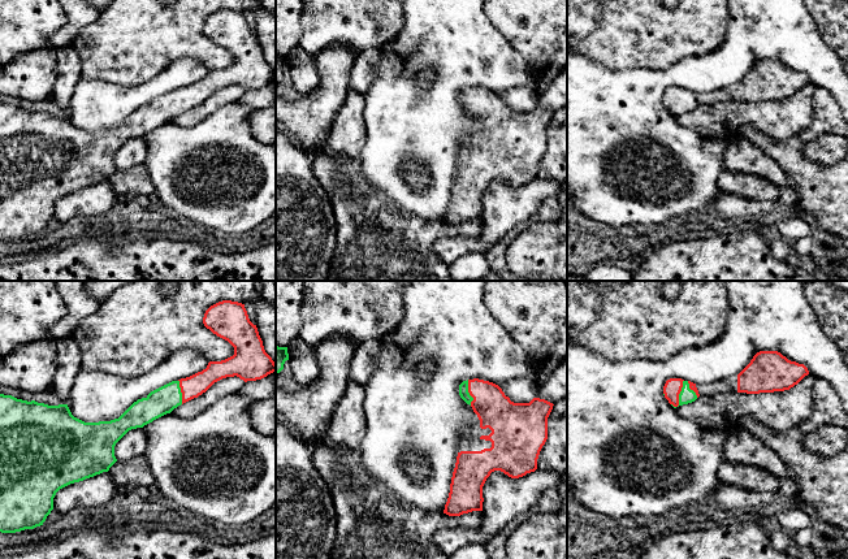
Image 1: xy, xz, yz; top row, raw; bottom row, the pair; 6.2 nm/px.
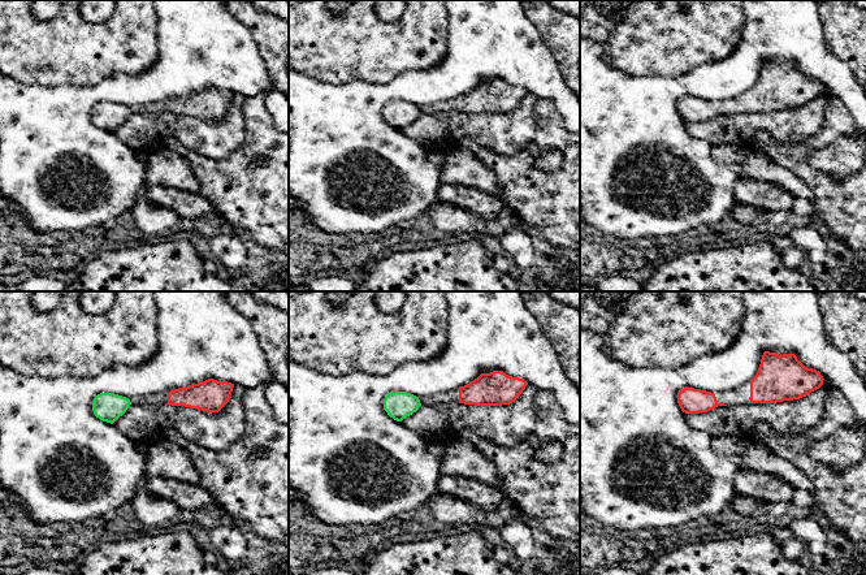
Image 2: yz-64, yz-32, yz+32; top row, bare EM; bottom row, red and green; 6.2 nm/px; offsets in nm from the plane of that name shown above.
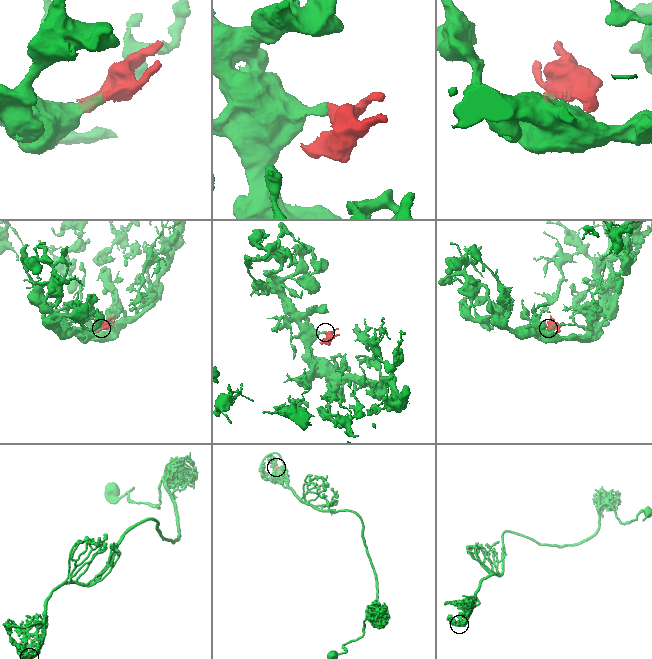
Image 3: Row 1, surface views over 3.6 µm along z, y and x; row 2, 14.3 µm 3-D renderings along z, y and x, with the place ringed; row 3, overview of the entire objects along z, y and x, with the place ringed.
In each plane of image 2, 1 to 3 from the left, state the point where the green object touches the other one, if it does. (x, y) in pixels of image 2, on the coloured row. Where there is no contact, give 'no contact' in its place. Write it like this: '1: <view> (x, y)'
1: no contact
2: no contact
3: no contact

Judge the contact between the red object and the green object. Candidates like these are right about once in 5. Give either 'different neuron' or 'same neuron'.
same neuron

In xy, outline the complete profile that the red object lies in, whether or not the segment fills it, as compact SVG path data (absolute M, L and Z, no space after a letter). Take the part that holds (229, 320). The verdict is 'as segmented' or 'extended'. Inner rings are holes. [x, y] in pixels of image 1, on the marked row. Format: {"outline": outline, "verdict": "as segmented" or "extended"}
{"outline": "M232 300L219 302L205 311L203 324L213 334L228 341L234 347L234 355L221 361L209 361L202 372L151 391L146 398L134 402L118 419L85 422L72 415L68 404L48 406L0 394L1 533L16 533L43 525L53 510L53 498L60 489L109 471L117 462L114 446L129 430L143 428L170 413L222 378L237 376L247 382L276 372L276 363L265 352L258 328L250 321L245 304Z", "verdict": "extended"}

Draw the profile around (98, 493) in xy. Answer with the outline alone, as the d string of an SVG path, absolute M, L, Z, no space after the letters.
M103 472L60 489L53 498L53 508L61 515L77 507L105 511L113 507L118 497L120 491L112 476Z

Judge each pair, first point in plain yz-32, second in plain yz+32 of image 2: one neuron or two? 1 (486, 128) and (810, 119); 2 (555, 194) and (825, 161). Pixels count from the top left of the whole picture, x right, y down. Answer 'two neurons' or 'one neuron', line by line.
1: one neuron
2: two neurons

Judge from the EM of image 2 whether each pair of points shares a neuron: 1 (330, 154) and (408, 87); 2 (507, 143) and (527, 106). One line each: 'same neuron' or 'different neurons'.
1: same neuron
2: same neuron

